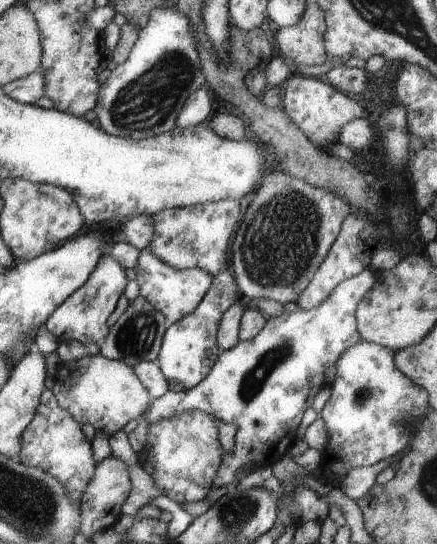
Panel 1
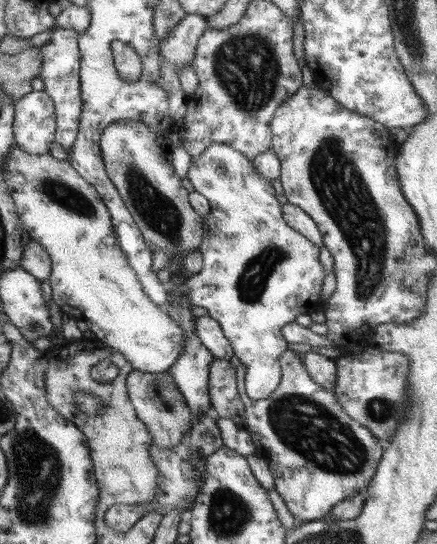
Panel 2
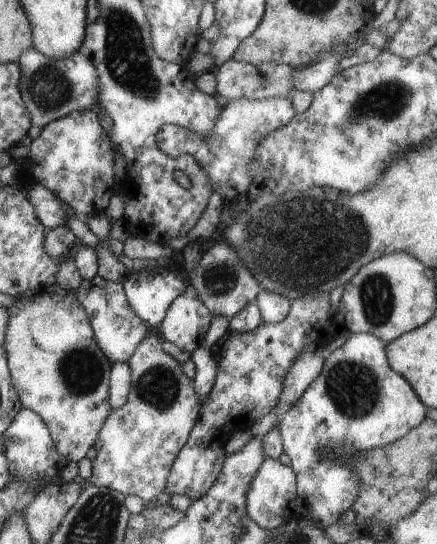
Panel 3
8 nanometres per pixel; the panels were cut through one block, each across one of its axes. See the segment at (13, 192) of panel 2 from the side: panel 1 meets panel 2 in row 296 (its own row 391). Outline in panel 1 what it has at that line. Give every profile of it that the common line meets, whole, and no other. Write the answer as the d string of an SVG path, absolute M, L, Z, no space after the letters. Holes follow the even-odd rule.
M100 353L87 355L79 360L62 362L55 376L54 388L52 392L58 401L58 404L72 415L72 418L83 424L92 424L96 432L102 431L108 435L122 431L124 426L131 420L142 418L148 410L150 403L154 400L153 396L147 391L147 388L140 382L138 375L133 367L125 362L116 359L109 359Z

